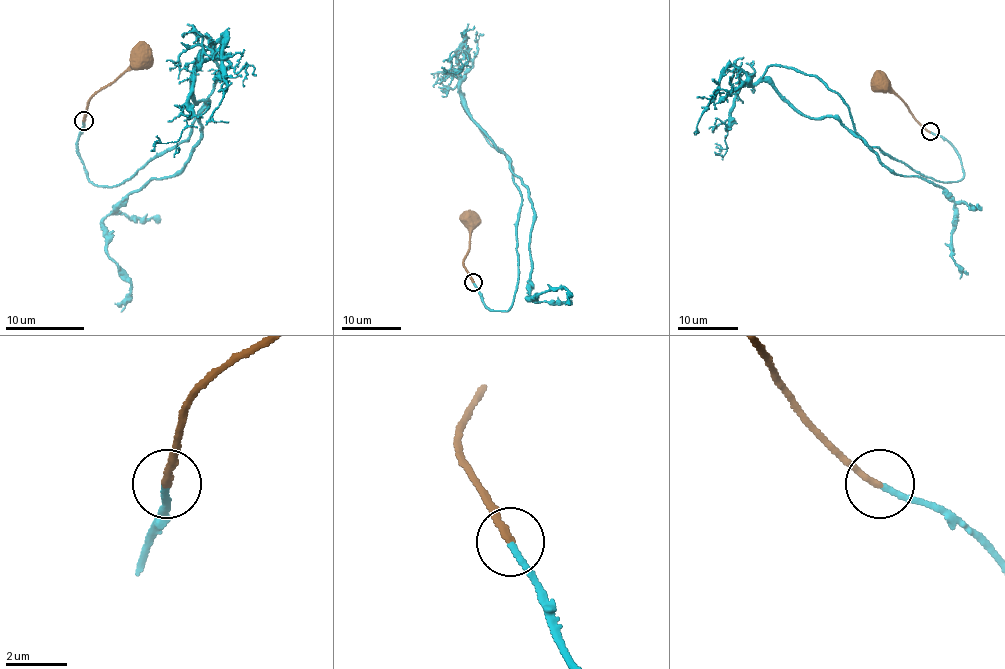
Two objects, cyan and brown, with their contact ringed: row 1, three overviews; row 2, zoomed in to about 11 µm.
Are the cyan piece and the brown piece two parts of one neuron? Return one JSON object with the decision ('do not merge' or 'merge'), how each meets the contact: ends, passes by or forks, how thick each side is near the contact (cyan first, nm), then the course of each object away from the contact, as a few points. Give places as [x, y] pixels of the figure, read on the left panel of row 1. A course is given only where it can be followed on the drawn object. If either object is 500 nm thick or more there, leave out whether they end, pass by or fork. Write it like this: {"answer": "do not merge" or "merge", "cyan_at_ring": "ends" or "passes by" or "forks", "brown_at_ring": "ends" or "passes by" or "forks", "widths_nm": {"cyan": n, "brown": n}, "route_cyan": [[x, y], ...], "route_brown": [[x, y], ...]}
{"answer": "merge", "cyan_at_ring": "ends", "brown_at_ring": "ends", "widths_nm": {"cyan": 190, "brown": 240}, "route_cyan": [[83, 121], [99, 186], [201, 123], [181, 170], [104, 219], [130, 286], [118, 307]], "route_brown": [[83, 121], [90, 97], [142, 60]]}

